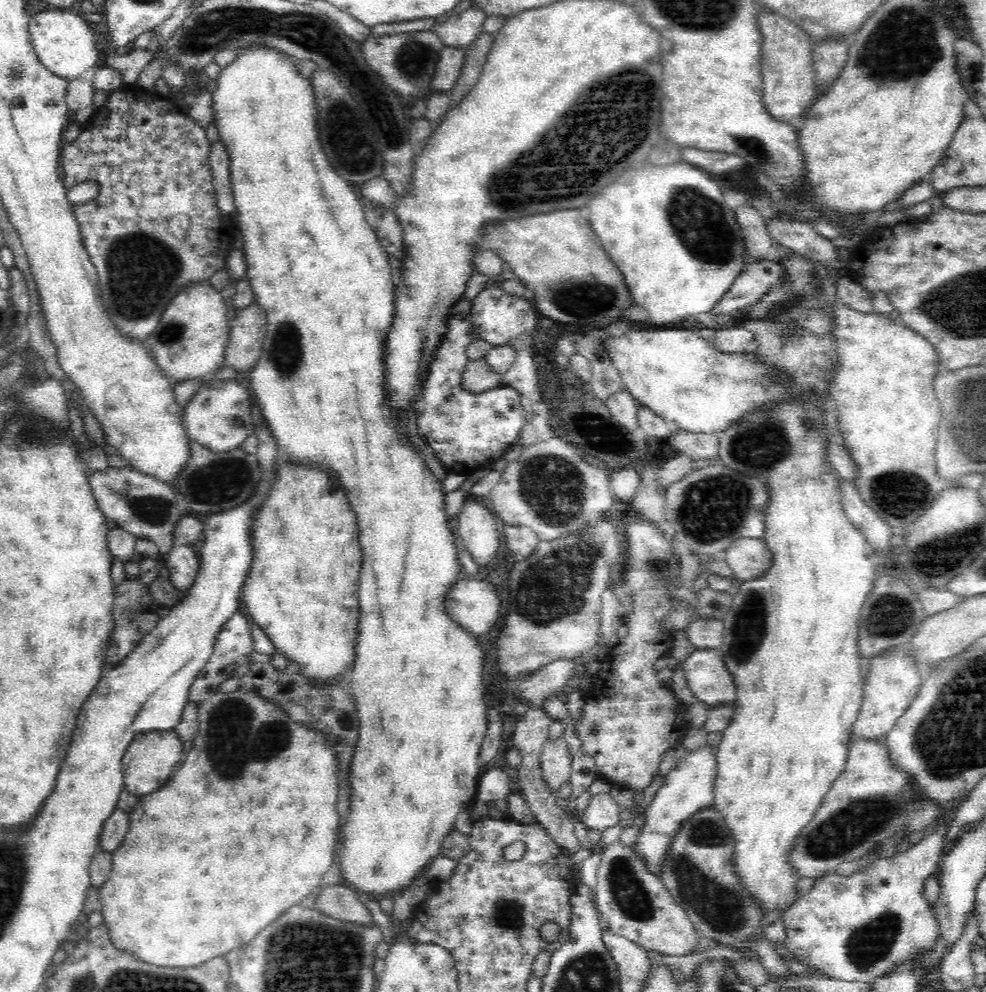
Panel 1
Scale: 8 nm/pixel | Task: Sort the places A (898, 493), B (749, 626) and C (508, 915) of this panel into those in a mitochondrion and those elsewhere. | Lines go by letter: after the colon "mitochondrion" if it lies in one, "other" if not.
A: mitochondrion
B: mitochondrion
C: mitochondrion

